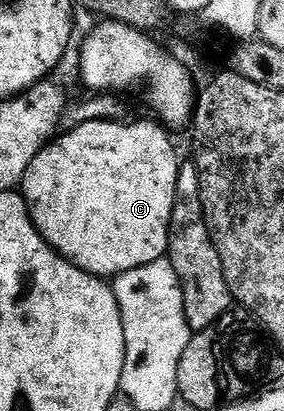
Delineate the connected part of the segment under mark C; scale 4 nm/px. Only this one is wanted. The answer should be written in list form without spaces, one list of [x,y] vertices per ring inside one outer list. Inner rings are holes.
[[[100,117],[87,123],[73,125],[66,135],[61,135],[49,141],[41,152],[31,161],[27,173],[21,179],[20,192],[25,199],[31,221],[35,229],[45,238],[45,244],[52,247],[57,254],[62,255],[71,265],[83,269],[88,275],[96,275],[106,281],[127,273],[131,269],[139,269],[139,265],[151,265],[151,261],[166,258],[169,250],[169,226],[171,225],[171,209],[175,205],[177,178],[181,163],[177,159],[177,151],[169,140],[170,132],[160,122],[129,123],[130,121],[106,121]]]

